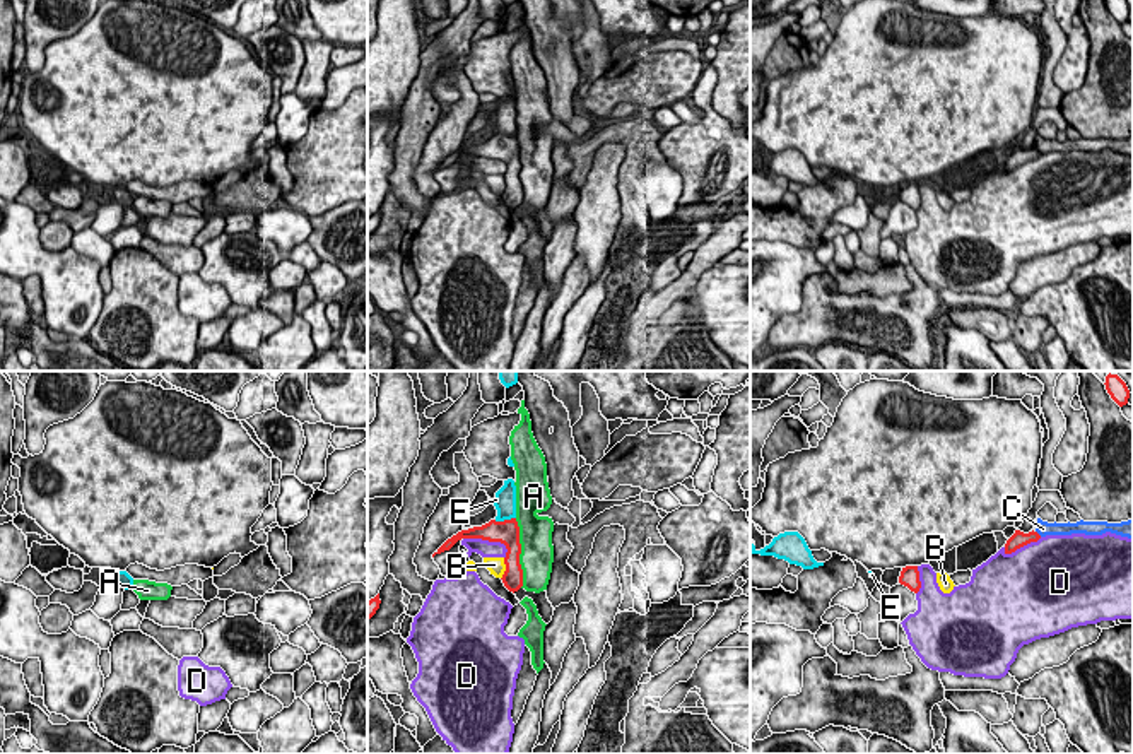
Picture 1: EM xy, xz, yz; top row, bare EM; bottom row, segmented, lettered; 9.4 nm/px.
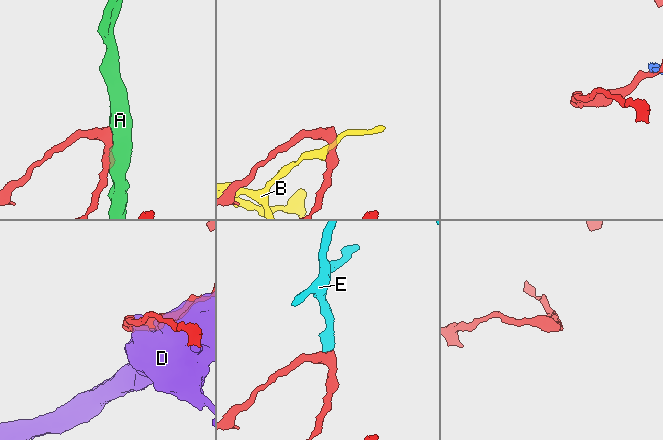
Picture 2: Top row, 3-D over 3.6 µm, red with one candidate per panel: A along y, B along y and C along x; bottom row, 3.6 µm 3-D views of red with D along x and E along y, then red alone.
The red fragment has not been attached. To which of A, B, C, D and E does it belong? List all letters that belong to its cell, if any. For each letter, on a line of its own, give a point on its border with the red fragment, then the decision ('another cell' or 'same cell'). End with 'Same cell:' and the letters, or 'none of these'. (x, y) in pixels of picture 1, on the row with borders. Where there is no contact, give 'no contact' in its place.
A: xz (520, 553) | another cell
B: xz (506, 568) | another cell
C: yz (1038, 534) | another cell
D: xz (489, 541) | another cell
E: xz (504, 520) | same cell
Same cell: E

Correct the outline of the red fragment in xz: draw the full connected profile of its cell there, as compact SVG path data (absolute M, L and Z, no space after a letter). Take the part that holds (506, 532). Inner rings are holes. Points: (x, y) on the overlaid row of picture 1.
M513 479L504 480L504 486L496 492L492 499L497 516L482 527L461 530L448 539L434 554L449 551L461 539L482 539L489 542L501 542L508 552L504 557L506 571L502 583L509 592L518 592L523 586L523 569L520 564L521 544L520 527L516 521L516 486Z

